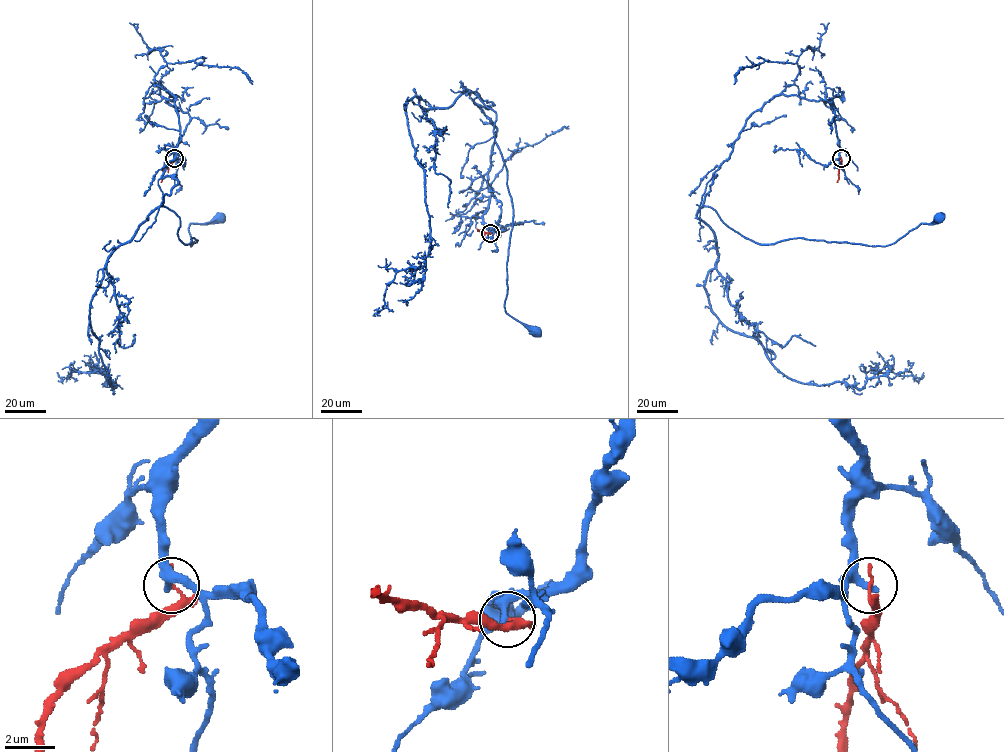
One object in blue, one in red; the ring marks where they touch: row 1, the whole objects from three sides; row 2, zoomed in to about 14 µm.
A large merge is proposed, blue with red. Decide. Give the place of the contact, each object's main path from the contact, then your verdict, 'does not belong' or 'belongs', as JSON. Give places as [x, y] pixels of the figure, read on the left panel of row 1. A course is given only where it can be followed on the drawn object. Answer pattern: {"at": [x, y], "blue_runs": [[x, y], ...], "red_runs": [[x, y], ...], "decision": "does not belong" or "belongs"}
{"at": [174, 158], "blue_runs": [[174, 159], [190, 116], [172, 94], [162, 205], [191, 246], [218, 218]], "red_runs": [[174, 159], [164, 169], [161, 182]], "decision": "does not belong"}

